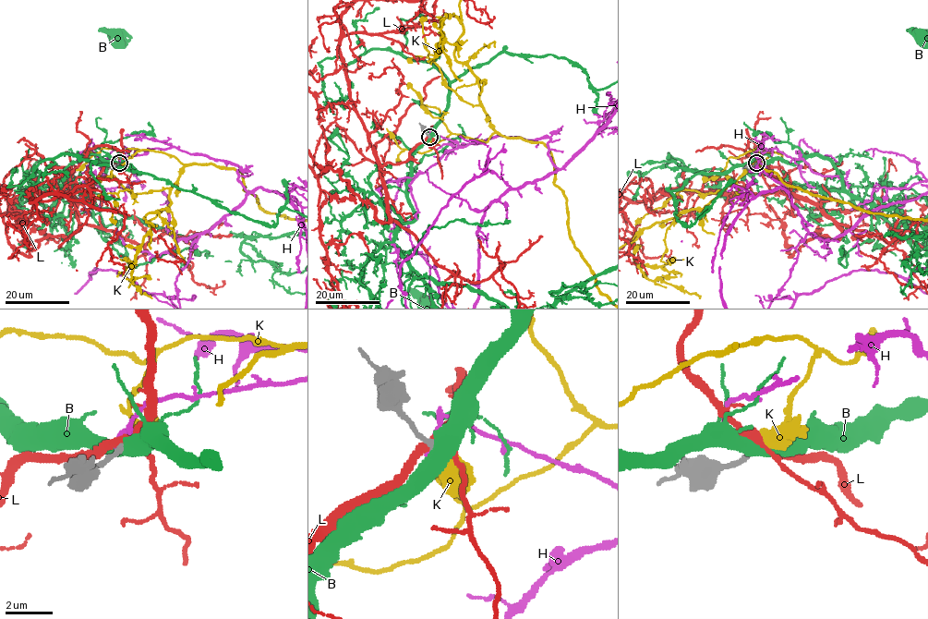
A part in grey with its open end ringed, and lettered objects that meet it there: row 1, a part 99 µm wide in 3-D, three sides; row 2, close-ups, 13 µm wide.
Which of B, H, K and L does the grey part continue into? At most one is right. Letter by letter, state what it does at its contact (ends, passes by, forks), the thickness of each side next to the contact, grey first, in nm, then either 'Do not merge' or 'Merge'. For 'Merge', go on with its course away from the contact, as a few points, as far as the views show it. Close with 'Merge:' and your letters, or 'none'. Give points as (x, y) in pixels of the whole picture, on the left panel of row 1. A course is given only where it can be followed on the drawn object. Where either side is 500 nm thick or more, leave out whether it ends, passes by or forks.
B: Thickness 260 nm (grey) against 550 nm. Do not merge
H: It ends there. Thickness 260 nm (grey) against 200 nm. Do not merge
K: Thickness 260 nm (grey) against 500 nm. Merge
L: It forks there. Thickness 280 nm (grey) against 320 nm. Do not merge
Merge: K

